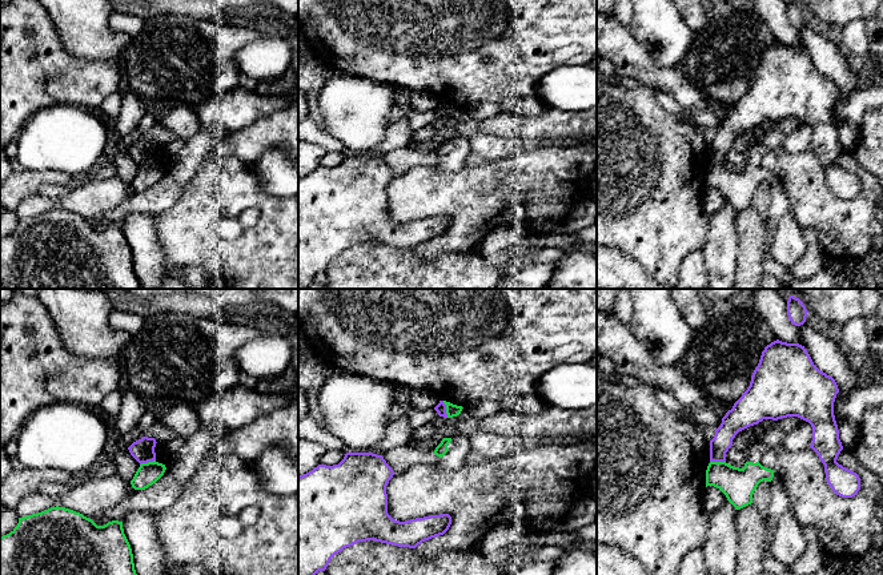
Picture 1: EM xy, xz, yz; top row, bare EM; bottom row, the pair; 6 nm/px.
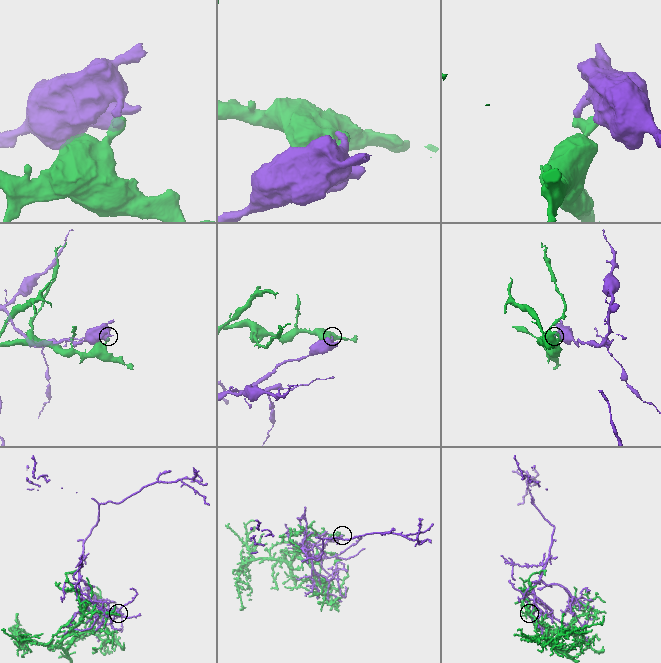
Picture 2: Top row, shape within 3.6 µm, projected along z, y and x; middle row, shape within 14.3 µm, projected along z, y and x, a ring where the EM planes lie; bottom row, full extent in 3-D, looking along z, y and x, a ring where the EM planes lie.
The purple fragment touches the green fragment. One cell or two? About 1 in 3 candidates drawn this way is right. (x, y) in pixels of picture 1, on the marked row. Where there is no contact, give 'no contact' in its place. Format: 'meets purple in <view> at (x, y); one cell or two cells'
meets purple in xz at (445, 409); two cells

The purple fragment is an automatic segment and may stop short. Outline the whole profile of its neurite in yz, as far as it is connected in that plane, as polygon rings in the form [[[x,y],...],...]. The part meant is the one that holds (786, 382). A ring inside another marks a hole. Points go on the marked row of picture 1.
[[[771,342],[762,351],[750,386],[715,429],[710,462],[726,462],[726,453],[739,431],[763,419],[798,417],[812,427],[810,447],[824,465],[831,490],[842,498],[855,496],[860,490],[859,475],[836,462],[843,450],[834,415],[838,393],[835,379],[814,365],[804,346]]]

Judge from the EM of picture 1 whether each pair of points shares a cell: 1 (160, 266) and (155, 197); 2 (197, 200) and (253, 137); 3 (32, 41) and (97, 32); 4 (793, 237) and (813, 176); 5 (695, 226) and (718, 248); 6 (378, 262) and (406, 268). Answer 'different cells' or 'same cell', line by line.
1: different cells
2: different cells
3: different cells
4: different cells
5: different cells
6: same cell

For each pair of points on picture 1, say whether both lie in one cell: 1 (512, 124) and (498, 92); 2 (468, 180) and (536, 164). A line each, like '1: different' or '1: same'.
1: different
2: same

